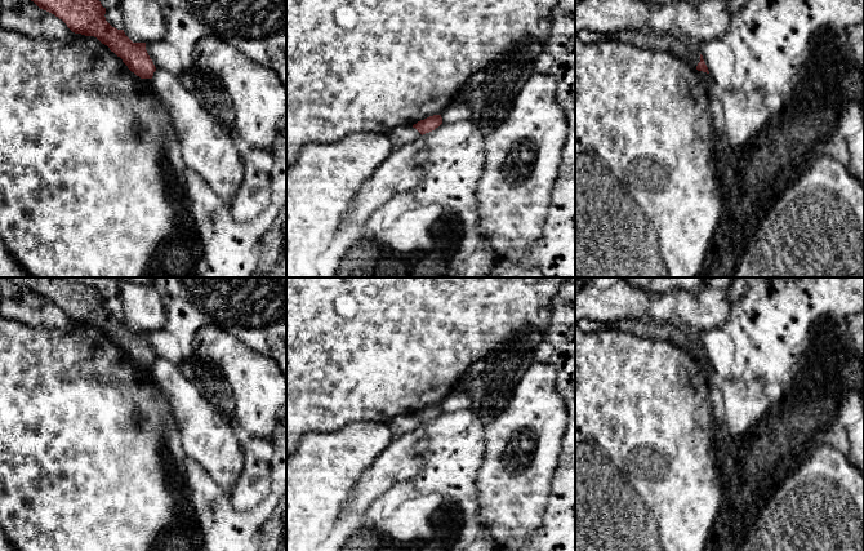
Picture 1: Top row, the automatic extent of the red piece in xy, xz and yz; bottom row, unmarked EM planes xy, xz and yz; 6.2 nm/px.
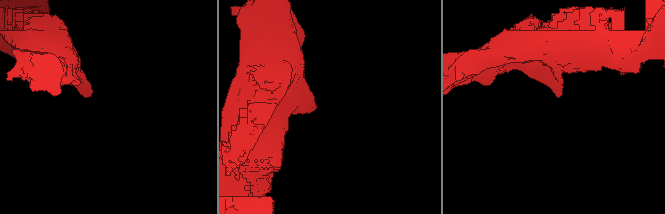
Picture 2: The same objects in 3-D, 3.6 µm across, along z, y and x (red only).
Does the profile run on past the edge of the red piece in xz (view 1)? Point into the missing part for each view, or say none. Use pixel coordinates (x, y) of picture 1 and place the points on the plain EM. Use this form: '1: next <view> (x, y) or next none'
1: next none

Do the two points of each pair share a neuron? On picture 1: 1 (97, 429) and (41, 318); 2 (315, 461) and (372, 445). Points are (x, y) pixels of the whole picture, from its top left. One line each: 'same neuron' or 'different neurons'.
1: different neurons
2: same neuron

